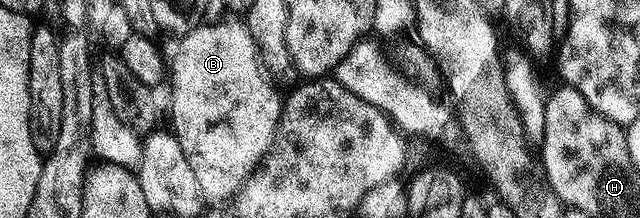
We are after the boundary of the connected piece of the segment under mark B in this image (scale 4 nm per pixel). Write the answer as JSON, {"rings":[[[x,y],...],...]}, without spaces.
{"rings":[[[239,19],[227,20],[200,23],[191,32],[182,34],[176,53],[169,61],[170,128],[181,143],[181,151],[185,151],[185,159],[193,171],[193,179],[197,179],[204,202],[230,202],[242,190],[247,178],[262,166],[263,158],[275,144],[283,120],[284,98],[281,93],[279,97],[276,82],[265,72],[246,24]]]}

